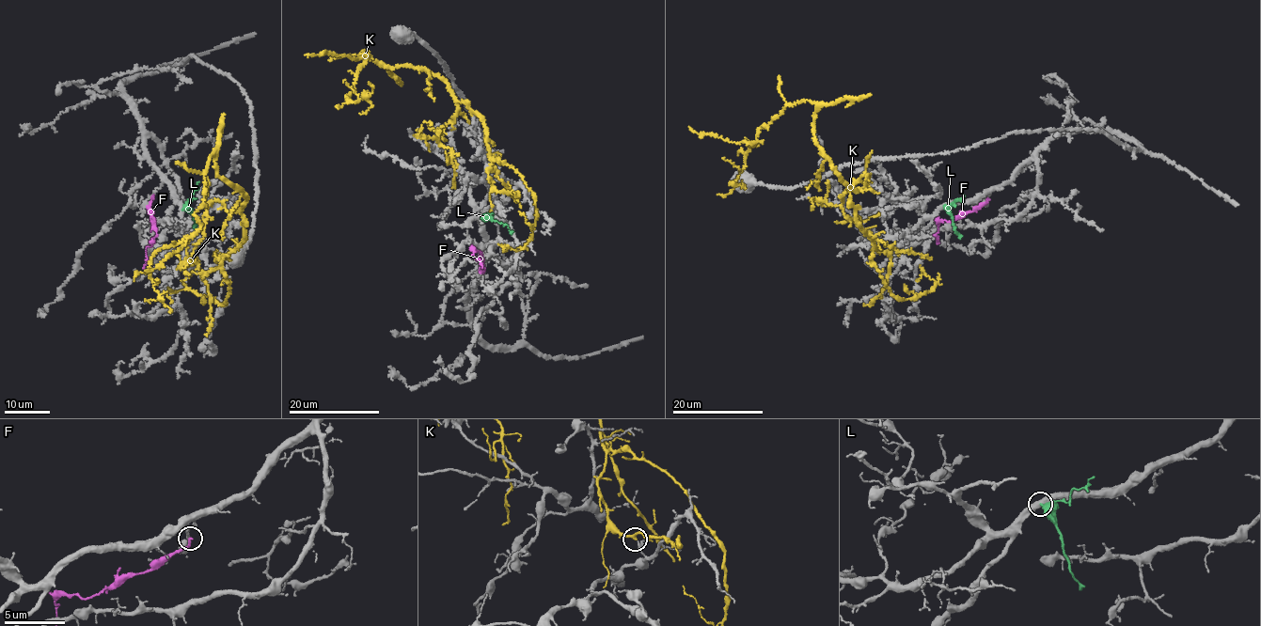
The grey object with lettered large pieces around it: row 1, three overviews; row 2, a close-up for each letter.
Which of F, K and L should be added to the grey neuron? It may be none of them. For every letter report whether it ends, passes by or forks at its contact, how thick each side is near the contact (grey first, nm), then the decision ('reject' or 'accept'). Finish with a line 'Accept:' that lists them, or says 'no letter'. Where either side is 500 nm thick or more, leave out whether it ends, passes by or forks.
F: it ends; calibres 180 and 200 nm; reject
K: it passes by; calibres 160 and 200 nm; reject
L: it ends; calibres 480 and 440 nm; reject
Accept: no letter

